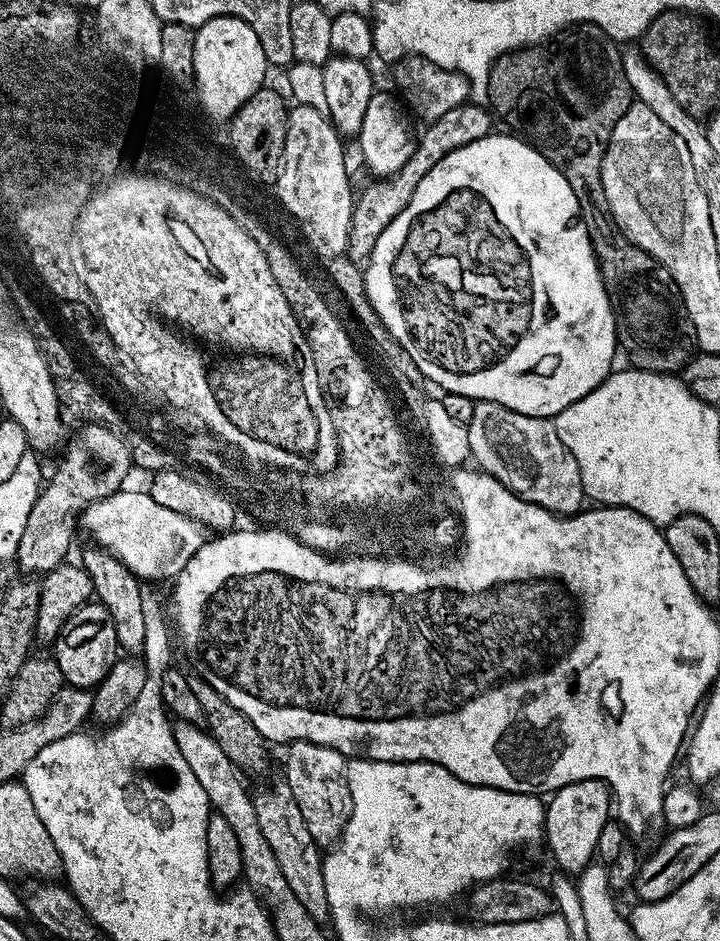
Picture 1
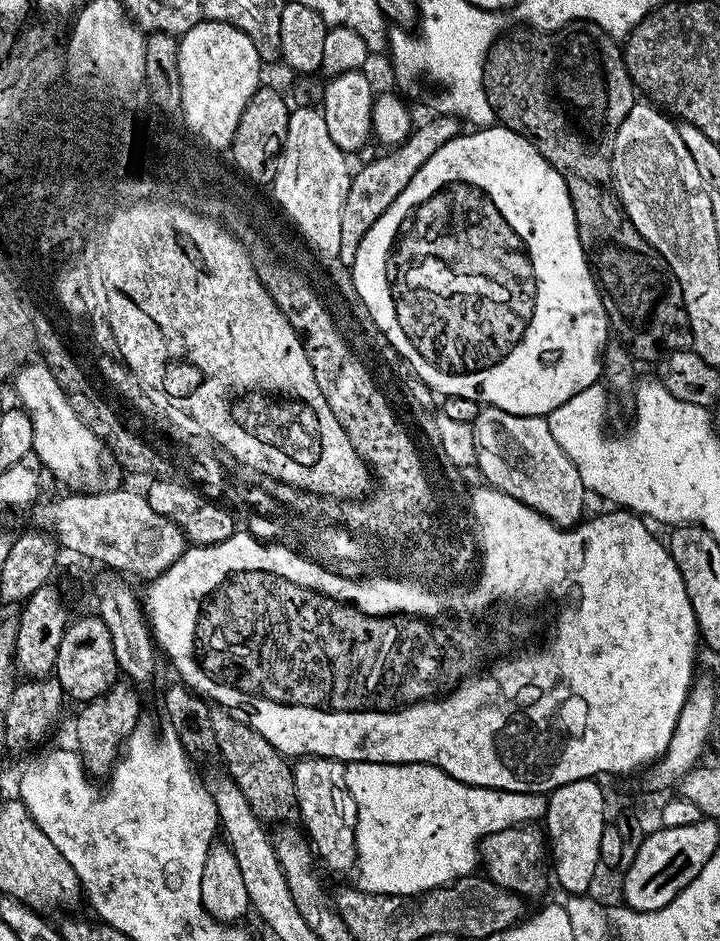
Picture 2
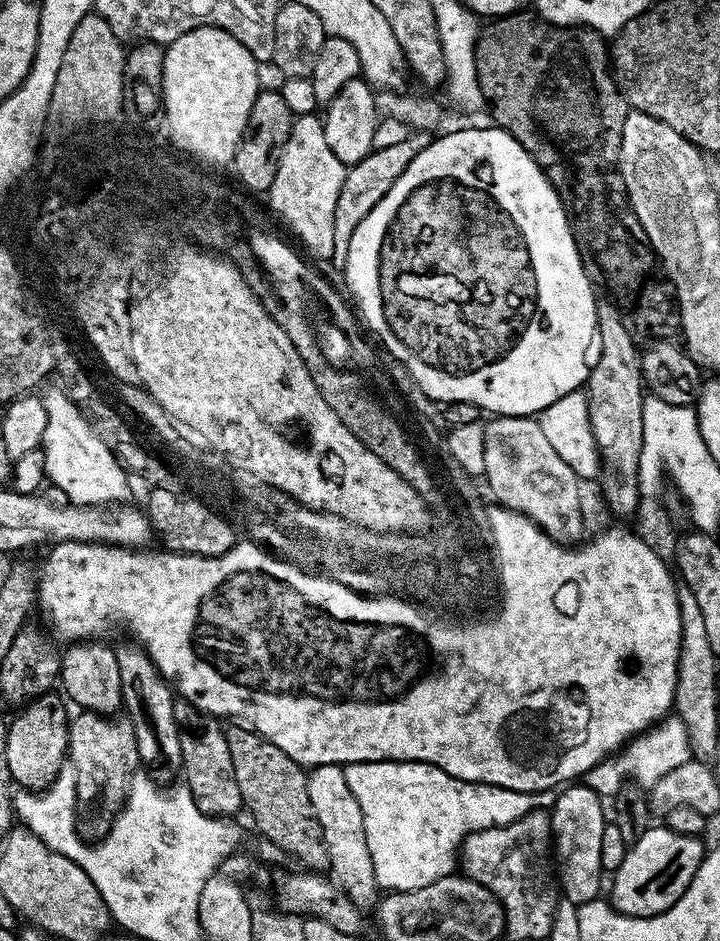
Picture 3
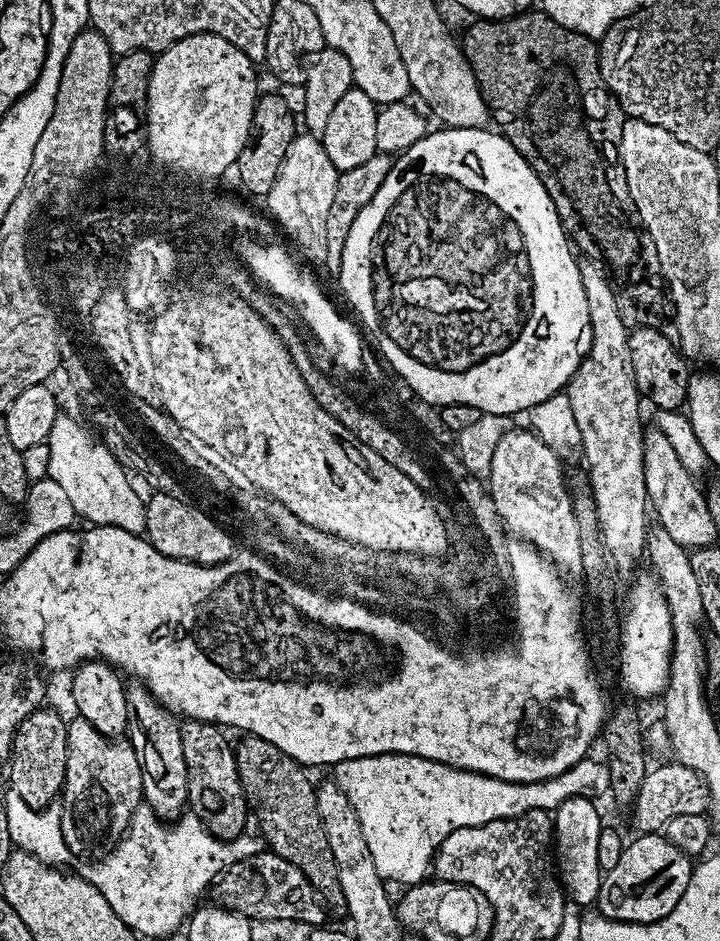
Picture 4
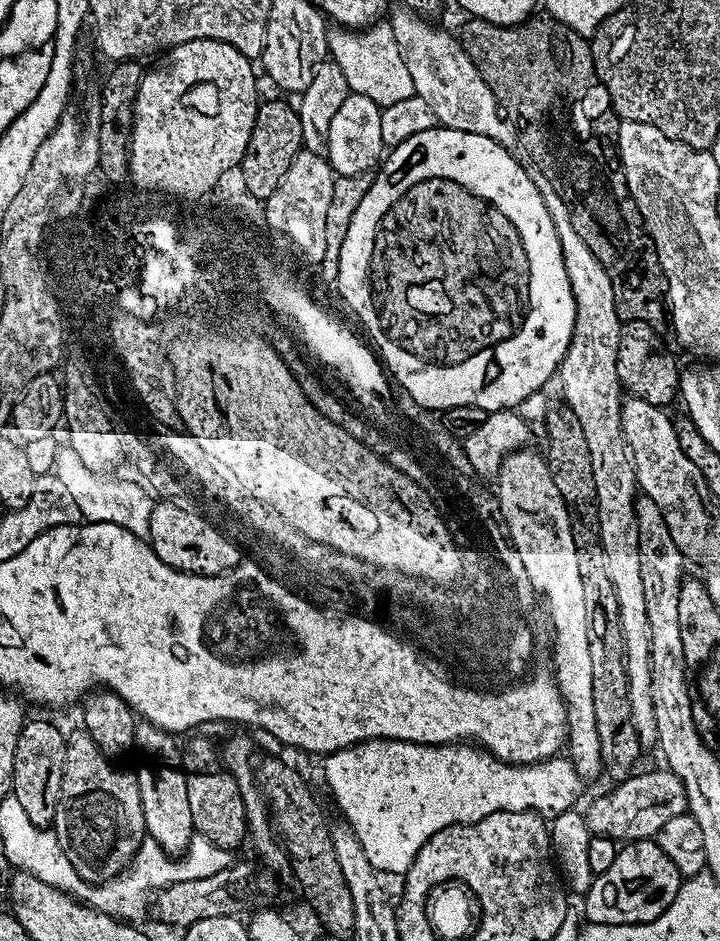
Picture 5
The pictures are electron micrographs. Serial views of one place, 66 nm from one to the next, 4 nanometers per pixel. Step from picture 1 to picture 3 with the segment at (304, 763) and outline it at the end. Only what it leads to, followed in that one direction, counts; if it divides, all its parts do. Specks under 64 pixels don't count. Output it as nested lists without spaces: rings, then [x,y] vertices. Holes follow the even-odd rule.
[[[318,764],[308,772],[308,793],[310,806],[314,806],[314,814],[318,826],[322,830],[322,838],[326,842],[326,854],[331,875],[335,877],[344,893],[362,910],[375,905],[378,900],[378,885],[374,874],[374,864],[370,862],[370,848],[366,846],[366,826],[362,822],[362,806],[358,806],[358,798],[350,794],[350,786],[346,782],[346,774],[339,764]]]

